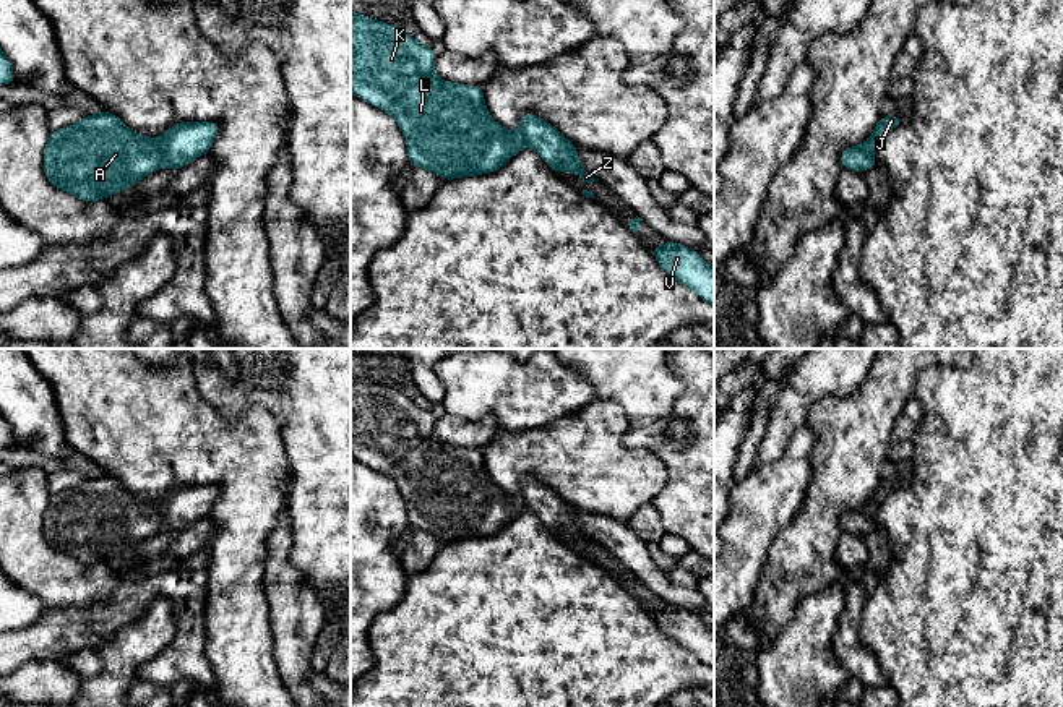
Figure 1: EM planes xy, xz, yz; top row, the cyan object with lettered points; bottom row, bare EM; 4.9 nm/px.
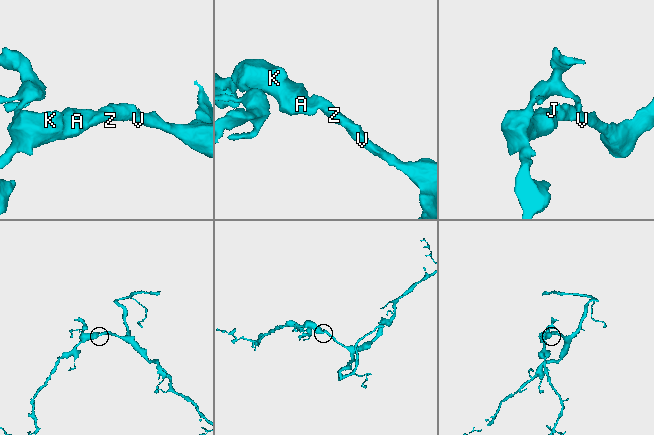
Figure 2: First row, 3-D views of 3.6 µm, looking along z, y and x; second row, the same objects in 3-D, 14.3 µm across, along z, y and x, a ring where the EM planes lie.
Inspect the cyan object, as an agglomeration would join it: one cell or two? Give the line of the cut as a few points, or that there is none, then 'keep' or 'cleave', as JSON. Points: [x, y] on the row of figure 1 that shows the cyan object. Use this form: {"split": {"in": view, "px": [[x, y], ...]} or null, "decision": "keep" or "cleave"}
{"split": null, "decision": "keep"}

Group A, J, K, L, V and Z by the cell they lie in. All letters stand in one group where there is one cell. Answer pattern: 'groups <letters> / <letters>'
groups A J K L V Z

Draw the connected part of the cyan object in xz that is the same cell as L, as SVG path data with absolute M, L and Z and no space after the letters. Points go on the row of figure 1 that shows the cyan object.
M351 11L351 92L383 109L398 122L407 139L411 165L424 167L425 170L441 175L445 180L453 180L495 172L524 146L531 146L552 170L578 174L581 180L587 183L597 182L583 169L573 143L550 123L534 114L523 114L518 131L500 126L485 107L482 86L441 81L433 71L435 58L437 55L432 47L419 44L414 36L404 31L404 28Z

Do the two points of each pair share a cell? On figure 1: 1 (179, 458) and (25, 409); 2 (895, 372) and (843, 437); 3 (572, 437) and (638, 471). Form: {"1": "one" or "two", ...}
{"1": "two", "2": "one", "3": "one"}

